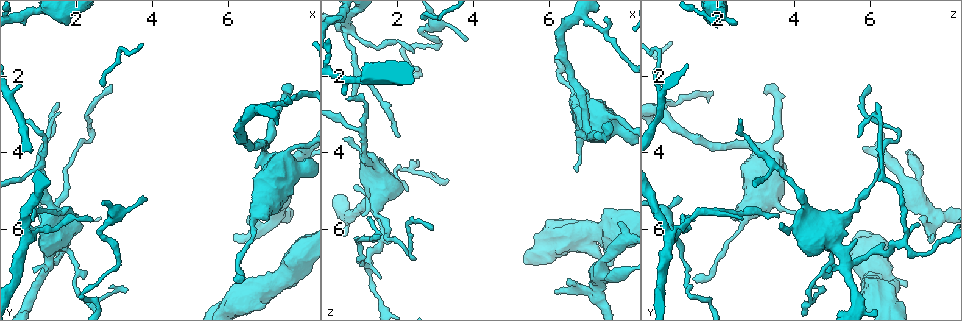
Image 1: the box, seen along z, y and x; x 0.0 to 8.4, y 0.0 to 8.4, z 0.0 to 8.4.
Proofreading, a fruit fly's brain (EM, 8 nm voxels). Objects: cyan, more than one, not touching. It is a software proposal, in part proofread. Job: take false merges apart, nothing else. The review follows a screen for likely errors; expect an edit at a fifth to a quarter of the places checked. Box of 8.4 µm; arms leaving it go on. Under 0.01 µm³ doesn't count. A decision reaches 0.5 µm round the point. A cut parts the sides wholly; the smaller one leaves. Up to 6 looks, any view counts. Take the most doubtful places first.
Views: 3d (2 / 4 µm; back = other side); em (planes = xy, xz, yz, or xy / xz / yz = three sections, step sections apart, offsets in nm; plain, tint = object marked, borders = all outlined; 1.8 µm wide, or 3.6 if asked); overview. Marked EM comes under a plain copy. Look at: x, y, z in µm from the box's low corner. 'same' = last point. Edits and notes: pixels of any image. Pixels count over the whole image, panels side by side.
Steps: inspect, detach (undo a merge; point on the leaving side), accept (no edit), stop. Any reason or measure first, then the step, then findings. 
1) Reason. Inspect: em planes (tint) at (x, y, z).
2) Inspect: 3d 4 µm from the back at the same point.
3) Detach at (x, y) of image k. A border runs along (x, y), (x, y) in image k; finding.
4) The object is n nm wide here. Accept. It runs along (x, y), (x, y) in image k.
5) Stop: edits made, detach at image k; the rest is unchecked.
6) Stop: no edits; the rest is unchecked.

Three-way junction. Inspect: 3d 4 µm at (1.30, 6.45, 6.85).

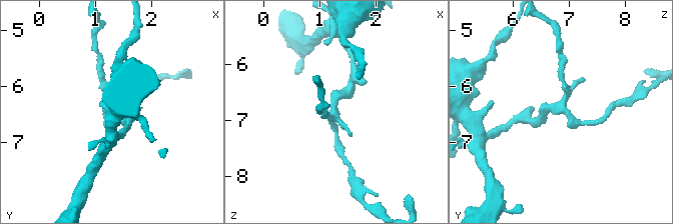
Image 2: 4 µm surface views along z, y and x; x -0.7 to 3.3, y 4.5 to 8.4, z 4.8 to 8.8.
Now the EM. Inspect: em planes (borders) at (1.30, 6.40, 6.80).

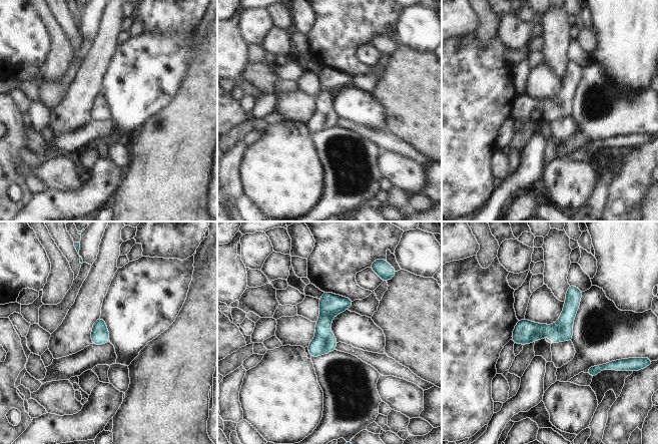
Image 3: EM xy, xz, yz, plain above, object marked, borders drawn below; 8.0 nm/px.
Accept. It runs along (570, 287), (568, 316), (516, 341) in image 3; all the same neuron.

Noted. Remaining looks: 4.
Two arms in line, one across. Inspect: em planes (tint) at (1.05, 4.35, 3.45).

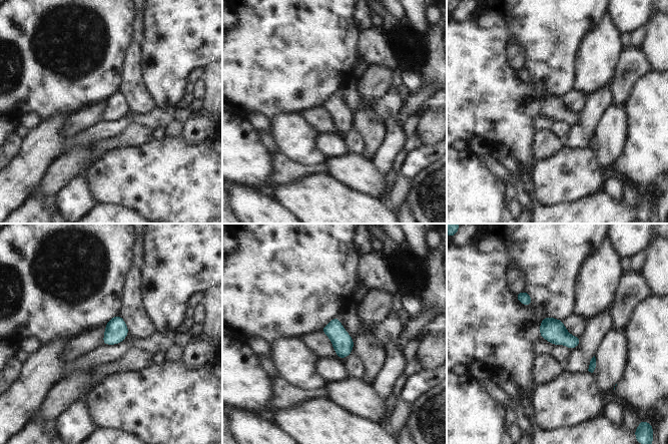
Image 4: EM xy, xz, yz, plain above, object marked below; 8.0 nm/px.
Accept. One neuron here.

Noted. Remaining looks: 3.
Inspect: em 3.6 µm planes (tint) at (7.50, 7.30, 6.30).

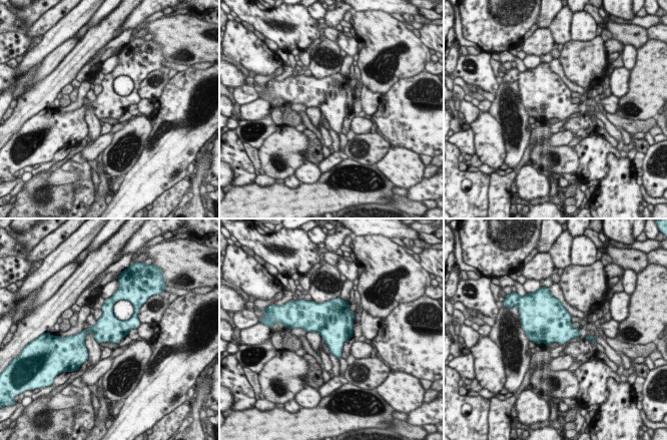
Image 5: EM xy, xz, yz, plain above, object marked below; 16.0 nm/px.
The object is 440 nm wide here. Accept. One neuron here.

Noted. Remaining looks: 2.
Stop: no edits; the rest is unchecked.

